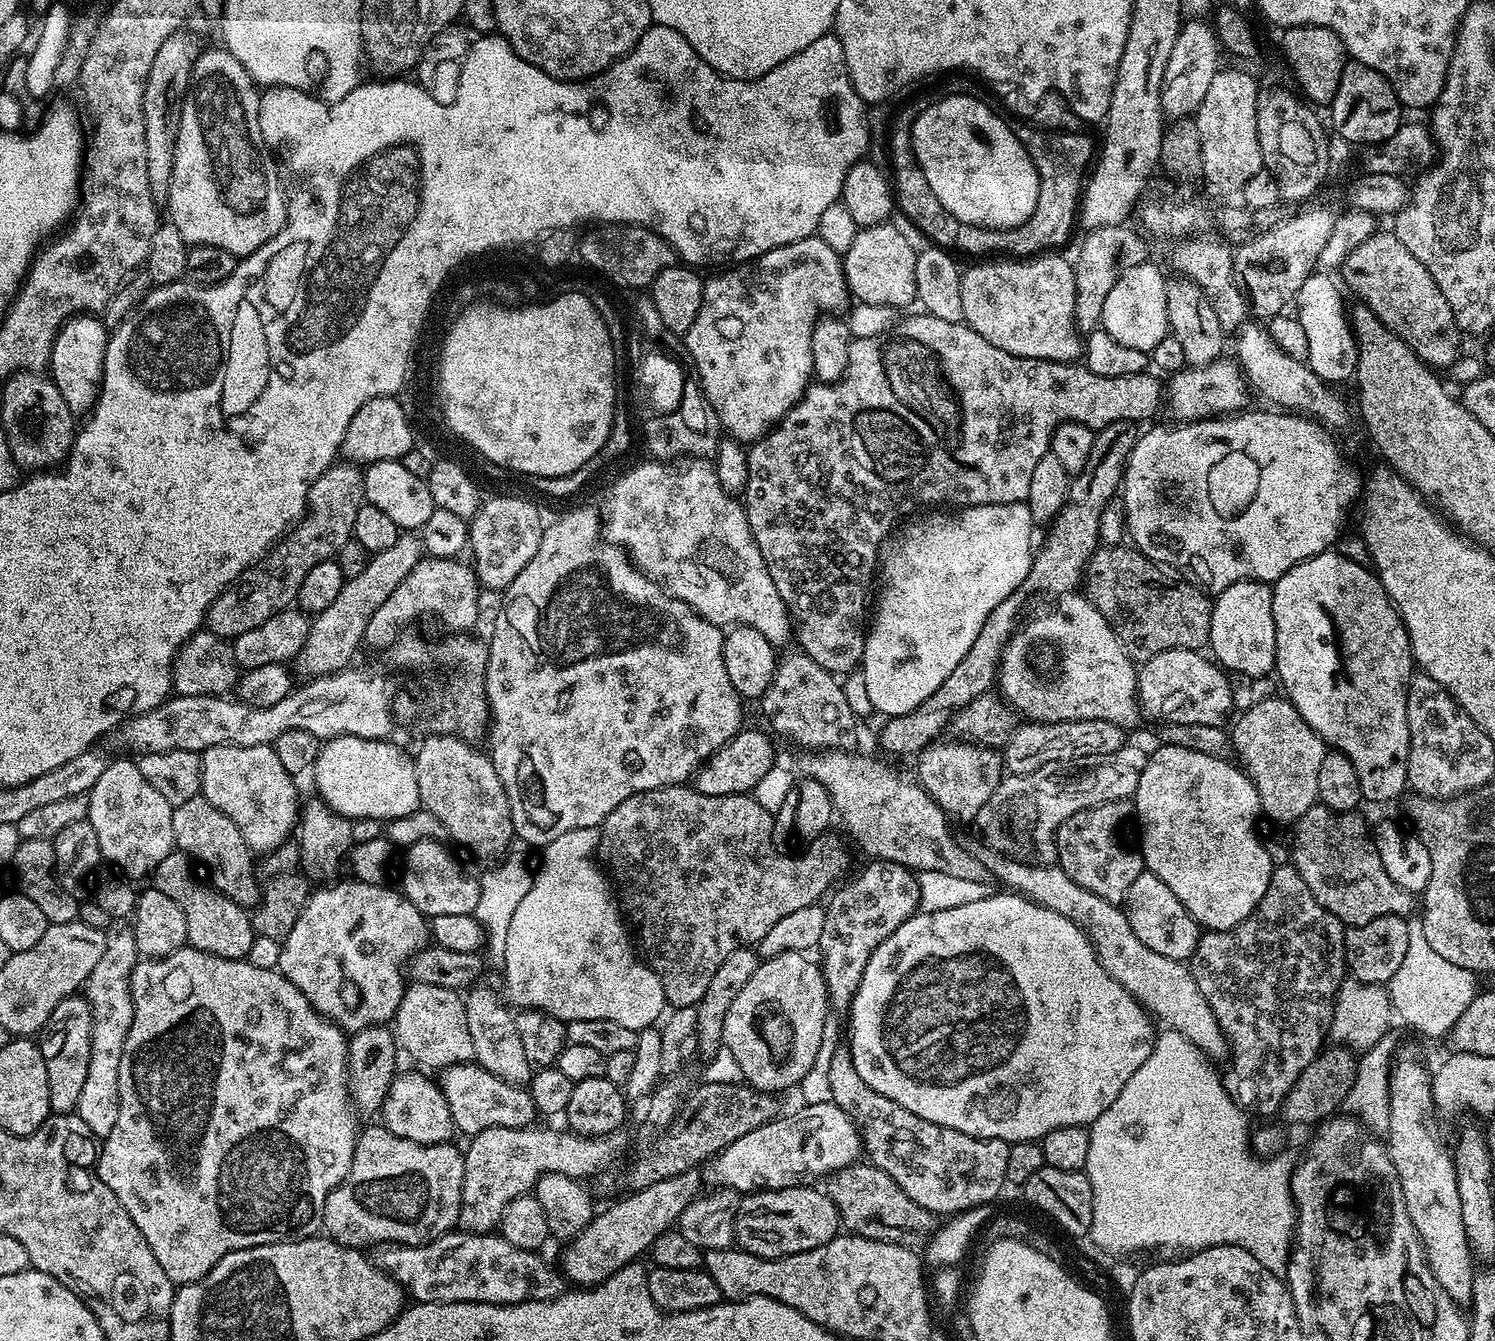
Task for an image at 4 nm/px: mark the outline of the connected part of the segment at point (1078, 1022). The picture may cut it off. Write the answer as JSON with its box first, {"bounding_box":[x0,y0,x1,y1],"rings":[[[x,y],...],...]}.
{"bounding_box":[847,890,1158,1140],"rings":[[[1000,890],[1000,893],[989,894],[982,902],[969,902],[966,906],[954,906],[954,910],[941,912],[917,911],[886,942],[882,942],[866,962],[866,970],[862,974],[862,982],[852,999],[848,1016],[847,1051],[852,1053],[854,1070],[858,1070],[858,1078],[870,1086],[870,1090],[878,1090],[890,1102],[898,1102],[898,1106],[906,1106],[910,1114],[918,1114],[926,1122],[934,1122],[938,1126],[946,1126],[950,1130],[962,1130],[962,1134],[976,1136],[980,1140],[1043,1140],[1050,1130],[1058,1130],[1062,1126],[1090,1126],[1122,1094],[1122,1086],[1130,1082],[1130,1074],[1150,1058],[1150,1050],[1158,1035],[1157,1025],[1143,1004],[1101,966],[1096,951],[1088,941],[1088,935],[1070,918],[1058,914],[1054,910],[1035,904],[1027,896],[1019,895],[1011,890]]]}

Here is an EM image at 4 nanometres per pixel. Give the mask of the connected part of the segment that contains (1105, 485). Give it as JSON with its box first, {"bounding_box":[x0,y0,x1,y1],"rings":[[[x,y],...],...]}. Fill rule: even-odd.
{"bounding_box":[880,420,1138,757],"rings":[[[1119,420],[1096,432],[1090,458],[1083,470],[1071,477],[1068,501],[1051,527],[1052,533],[1049,534],[1048,541],[1041,548],[1039,545],[1035,549],[1026,578],[1016,587],[1014,594],[1010,594],[1005,600],[998,602],[994,610],[990,610],[990,618],[986,618],[982,630],[978,630],[974,646],[970,646],[970,650],[966,650],[966,658],[962,658],[962,662],[958,662],[958,666],[950,670],[950,678],[946,678],[946,682],[942,682],[942,686],[938,686],[938,690],[934,690],[934,694],[930,694],[930,698],[922,702],[922,706],[883,721],[880,744],[886,751],[893,752],[896,756],[915,757],[929,744],[939,741],[940,731],[943,728],[945,731],[951,725],[958,710],[970,706],[974,698],[985,695],[991,689],[988,687],[997,683],[1004,648],[1017,628],[1021,627],[1025,619],[1024,611],[1039,600],[1048,600],[1051,596],[1063,598],[1081,587],[1084,567],[1092,553],[1101,547],[1102,510],[1106,510],[1106,506],[1121,491],[1124,483],[1124,463],[1128,461],[1128,455],[1132,453],[1132,447],[1138,439],[1136,428],[1137,425],[1131,420]]]}

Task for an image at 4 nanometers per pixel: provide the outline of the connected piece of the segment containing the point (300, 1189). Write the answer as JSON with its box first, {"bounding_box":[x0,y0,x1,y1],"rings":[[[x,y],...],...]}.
{"bounding_box":[94,946,358,1286],"rings":[[[191,946],[179,948],[169,956],[141,959],[136,963],[132,971],[130,990],[132,991],[134,1018],[130,1022],[130,1034],[126,1034],[126,1046],[122,1046],[122,1062],[118,1066],[118,1122],[114,1122],[114,1130],[110,1130],[110,1134],[103,1137],[102,1144],[104,1144],[104,1149],[101,1152],[99,1149],[98,1159],[94,1164],[94,1171],[103,1184],[110,1186],[110,1190],[114,1190],[114,1198],[118,1198],[118,1202],[122,1202],[126,1214],[130,1214],[130,1218],[134,1218],[134,1226],[138,1226],[138,1230],[142,1230],[142,1238],[146,1238],[150,1250],[154,1250],[154,1258],[158,1258],[158,1266],[162,1266],[162,1270],[166,1270],[166,1274],[172,1280],[173,1285],[179,1286],[189,1284],[206,1274],[210,1274],[213,1266],[222,1258],[226,1258],[226,1254],[231,1252],[237,1252],[243,1248],[253,1248],[259,1244],[277,1244],[287,1240],[304,1240],[307,1236],[317,1235],[324,1223],[326,1198],[348,1176],[358,1139],[358,1127],[356,1128],[358,1113],[352,1102],[348,1078],[349,1037],[344,1029],[333,1024],[331,1020],[328,1020],[318,1010],[314,1010],[314,1006],[308,1001],[306,994],[302,994],[302,990],[298,990],[294,986],[294,982],[287,980],[279,970],[254,966],[247,958],[242,960],[218,958],[214,954],[206,954],[202,950]]]}

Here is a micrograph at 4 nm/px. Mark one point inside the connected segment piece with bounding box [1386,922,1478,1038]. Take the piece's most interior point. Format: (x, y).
(1430, 994)

